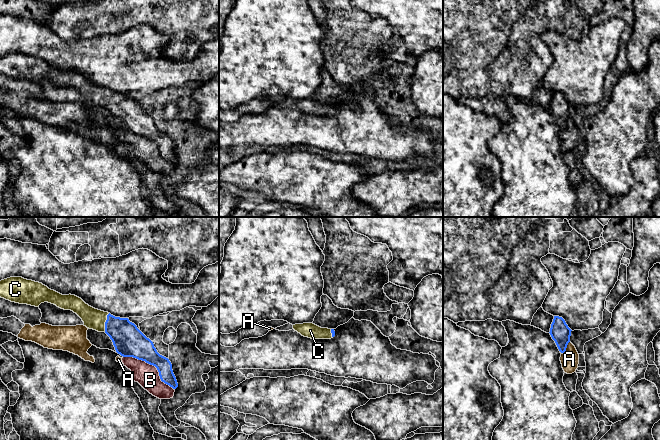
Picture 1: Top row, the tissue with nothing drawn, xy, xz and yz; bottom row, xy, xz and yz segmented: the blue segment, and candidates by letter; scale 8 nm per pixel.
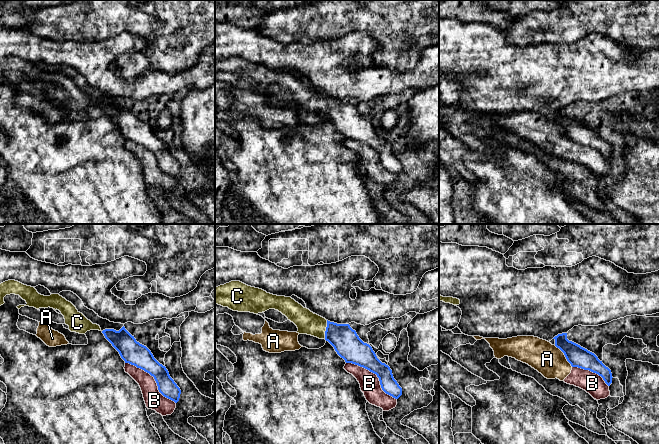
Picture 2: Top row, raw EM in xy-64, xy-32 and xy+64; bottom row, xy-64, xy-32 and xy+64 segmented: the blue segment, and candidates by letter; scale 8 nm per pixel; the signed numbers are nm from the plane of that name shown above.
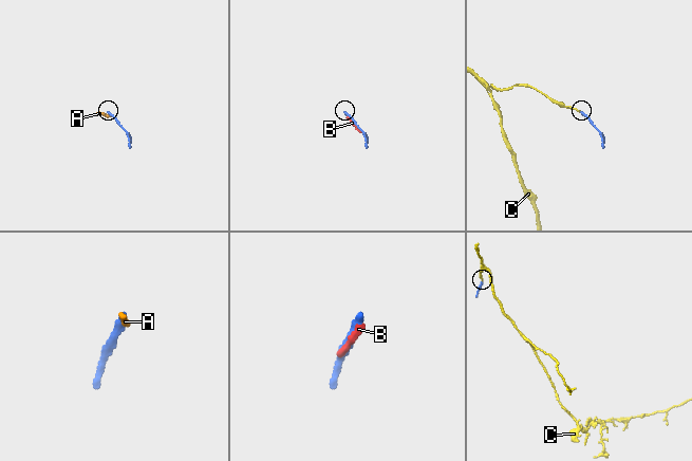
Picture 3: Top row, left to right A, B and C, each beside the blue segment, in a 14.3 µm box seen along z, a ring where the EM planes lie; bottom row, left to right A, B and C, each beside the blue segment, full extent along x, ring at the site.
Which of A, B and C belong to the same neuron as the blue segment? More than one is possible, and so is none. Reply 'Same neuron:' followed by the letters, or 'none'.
Same neuron: C

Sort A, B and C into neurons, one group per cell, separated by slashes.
A B / C

